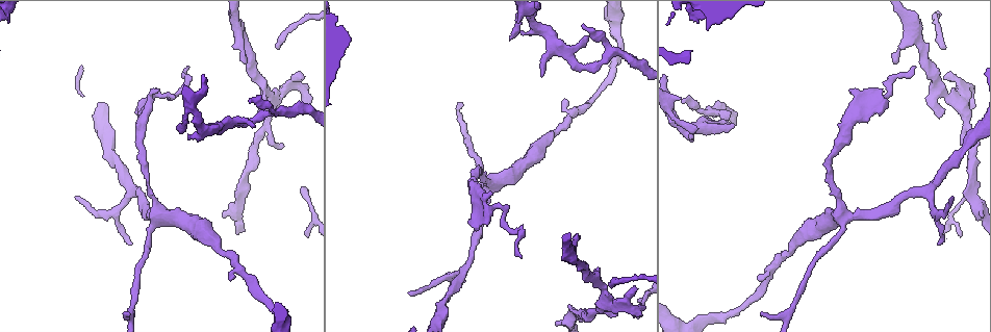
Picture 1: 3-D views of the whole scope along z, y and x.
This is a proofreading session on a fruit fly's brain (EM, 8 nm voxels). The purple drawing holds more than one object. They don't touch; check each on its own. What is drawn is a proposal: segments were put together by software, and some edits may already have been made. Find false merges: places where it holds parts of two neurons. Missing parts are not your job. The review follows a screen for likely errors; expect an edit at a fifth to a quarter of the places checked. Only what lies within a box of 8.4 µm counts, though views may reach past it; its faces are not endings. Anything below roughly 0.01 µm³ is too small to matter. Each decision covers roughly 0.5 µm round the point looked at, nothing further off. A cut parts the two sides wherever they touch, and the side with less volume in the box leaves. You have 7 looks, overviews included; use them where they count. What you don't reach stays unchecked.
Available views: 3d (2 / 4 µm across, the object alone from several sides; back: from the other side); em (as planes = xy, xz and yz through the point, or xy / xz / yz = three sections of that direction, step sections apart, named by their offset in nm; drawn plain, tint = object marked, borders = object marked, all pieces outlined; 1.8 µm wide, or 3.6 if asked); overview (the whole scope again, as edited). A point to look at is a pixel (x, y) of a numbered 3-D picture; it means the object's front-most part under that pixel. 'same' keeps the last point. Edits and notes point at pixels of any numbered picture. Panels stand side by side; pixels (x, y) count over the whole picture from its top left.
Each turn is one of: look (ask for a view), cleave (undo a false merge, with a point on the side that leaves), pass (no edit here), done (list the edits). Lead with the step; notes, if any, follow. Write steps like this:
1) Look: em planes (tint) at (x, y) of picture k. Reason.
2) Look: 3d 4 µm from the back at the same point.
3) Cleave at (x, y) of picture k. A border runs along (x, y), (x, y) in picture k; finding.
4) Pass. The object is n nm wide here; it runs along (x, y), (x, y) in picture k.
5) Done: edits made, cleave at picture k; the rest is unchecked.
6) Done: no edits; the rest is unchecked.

Look: 3d 4 µm at (493, 184) of picture 1. Sharp bend.

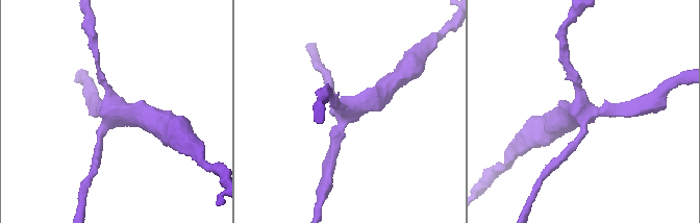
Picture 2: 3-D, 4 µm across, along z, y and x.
Look: em planes (plain) at (583, 109) of picture 2. 4 arms meet here; now the EM.

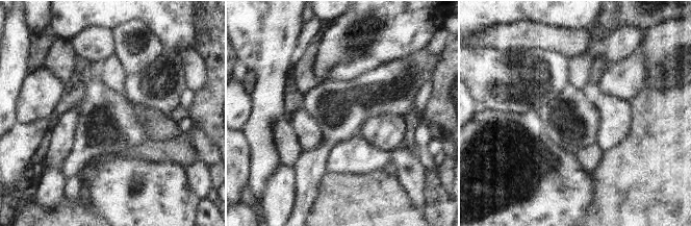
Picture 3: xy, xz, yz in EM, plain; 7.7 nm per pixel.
Look: em planes (borders) at the same point.

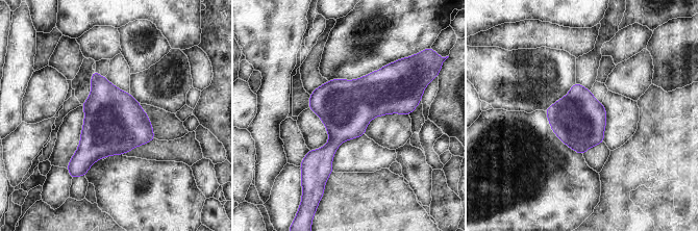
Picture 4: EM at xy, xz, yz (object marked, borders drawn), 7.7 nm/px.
Pass. The object is 420 nm wide here; all the same neuron.

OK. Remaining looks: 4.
Look: 3d 2 µm at (167, 94) of picture 1. Abrupt turn.

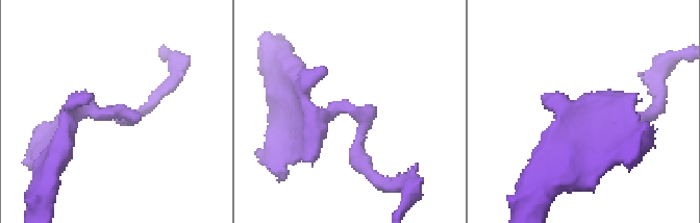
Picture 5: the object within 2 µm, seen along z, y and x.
Look: em planes (tint) at (588, 113) of picture 5. Need the tissue.

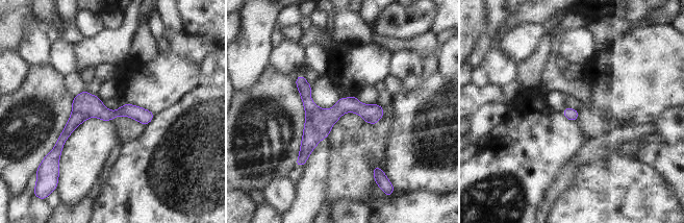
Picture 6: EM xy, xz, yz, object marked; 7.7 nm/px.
Pass. It runs along (150, 115), (84, 112), (58, 147) in picture 6; continuous, no second neuron.

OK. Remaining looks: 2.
Look: 3d 4 µm at (278, 113) of picture 1. Branch point.

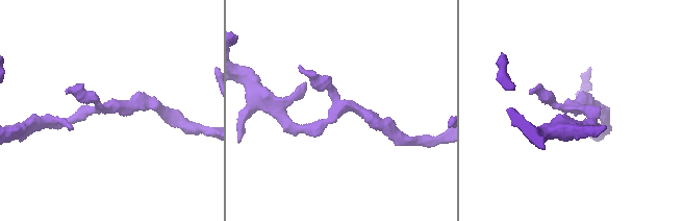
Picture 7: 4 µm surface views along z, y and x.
Look: em planes (borders) at (574, 111) of picture 7. 3 arms meet here.

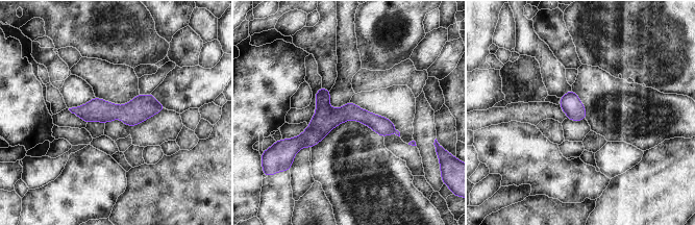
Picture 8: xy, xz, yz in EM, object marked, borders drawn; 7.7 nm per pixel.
Pass. Continuous, no second neuron.

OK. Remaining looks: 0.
Done: no edits; the rest is unchecked.

